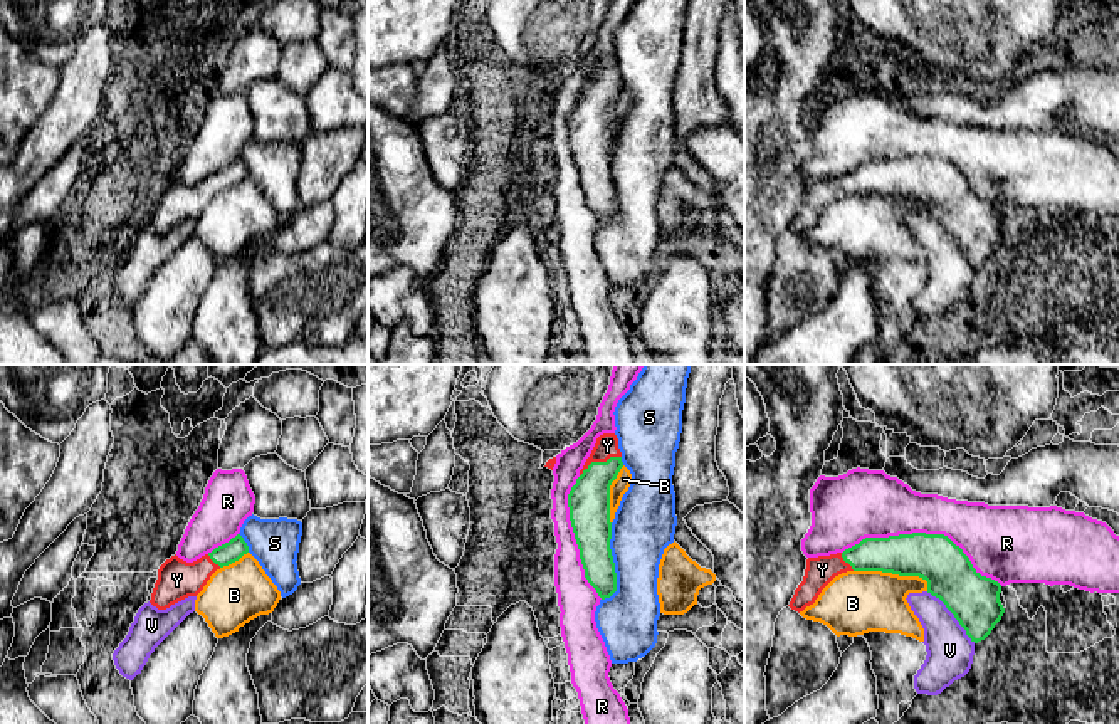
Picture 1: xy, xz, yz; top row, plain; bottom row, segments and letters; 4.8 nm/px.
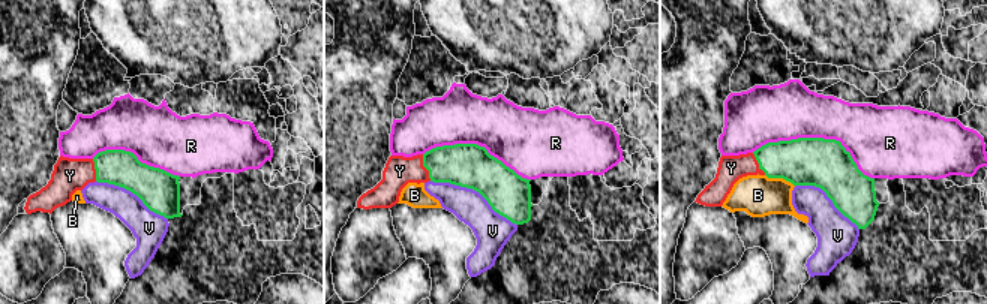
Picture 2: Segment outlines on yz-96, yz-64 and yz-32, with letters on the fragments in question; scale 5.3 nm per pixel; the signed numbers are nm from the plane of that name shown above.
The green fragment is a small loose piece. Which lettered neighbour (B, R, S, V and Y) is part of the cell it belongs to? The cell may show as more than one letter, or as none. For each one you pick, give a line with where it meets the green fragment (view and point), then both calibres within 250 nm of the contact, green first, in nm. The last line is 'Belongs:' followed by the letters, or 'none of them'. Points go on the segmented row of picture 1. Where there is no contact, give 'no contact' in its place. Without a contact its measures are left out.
Y: xz (598, 462) | 200/110 nm
Belongs: Y

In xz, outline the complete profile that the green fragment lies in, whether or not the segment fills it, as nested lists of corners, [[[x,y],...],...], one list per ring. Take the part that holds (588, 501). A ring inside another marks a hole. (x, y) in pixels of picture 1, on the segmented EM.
[[[603,433],[568,494],[570,521],[580,549],[585,578],[602,600],[617,591],[610,549],[610,485],[623,467],[618,438]]]

